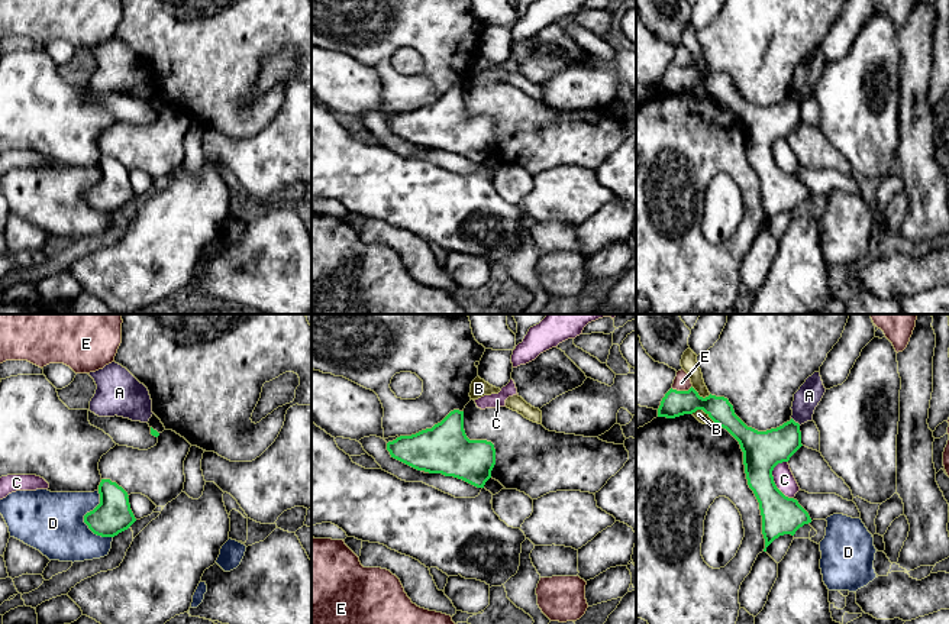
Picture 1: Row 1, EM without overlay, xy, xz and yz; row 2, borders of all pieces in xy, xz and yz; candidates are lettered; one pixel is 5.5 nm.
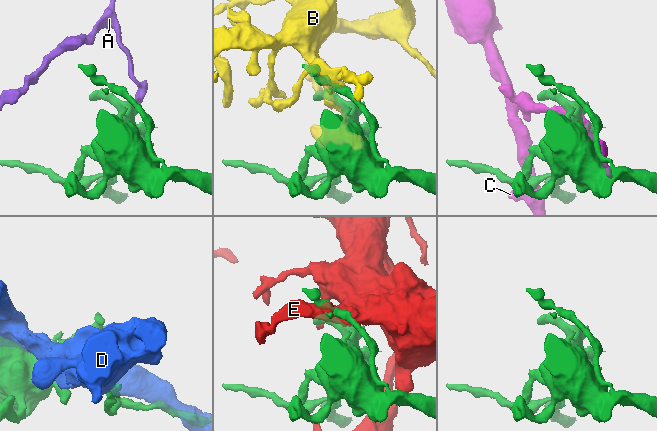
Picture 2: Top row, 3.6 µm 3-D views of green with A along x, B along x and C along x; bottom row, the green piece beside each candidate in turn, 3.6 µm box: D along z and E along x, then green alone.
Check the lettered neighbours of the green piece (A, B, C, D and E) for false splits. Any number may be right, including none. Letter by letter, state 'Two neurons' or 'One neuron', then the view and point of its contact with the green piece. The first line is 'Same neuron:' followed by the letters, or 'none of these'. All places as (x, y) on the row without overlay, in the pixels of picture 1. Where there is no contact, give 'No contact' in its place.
Same neuron: none of these
A: Two neurons. Touches green at yz (794, 97)
B: Two neurons. Touches green at yz (703, 86)
C: Two neurons. Touches green at yz (772, 157)
D: Two neurons. Touches green at xy (84, 196)
E: Two neurons. Touches green at yz (681, 67)

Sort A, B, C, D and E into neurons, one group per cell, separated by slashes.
A / B / C / D / E

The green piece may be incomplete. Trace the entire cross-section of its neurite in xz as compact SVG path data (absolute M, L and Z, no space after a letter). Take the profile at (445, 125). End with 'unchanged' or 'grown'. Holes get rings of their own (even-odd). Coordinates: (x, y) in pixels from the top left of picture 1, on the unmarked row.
M451 87L432 104L387 119L391 133L429 149L442 149L484 164L496 140L496 125L487 116L469 116L464 87Z; unchanged

